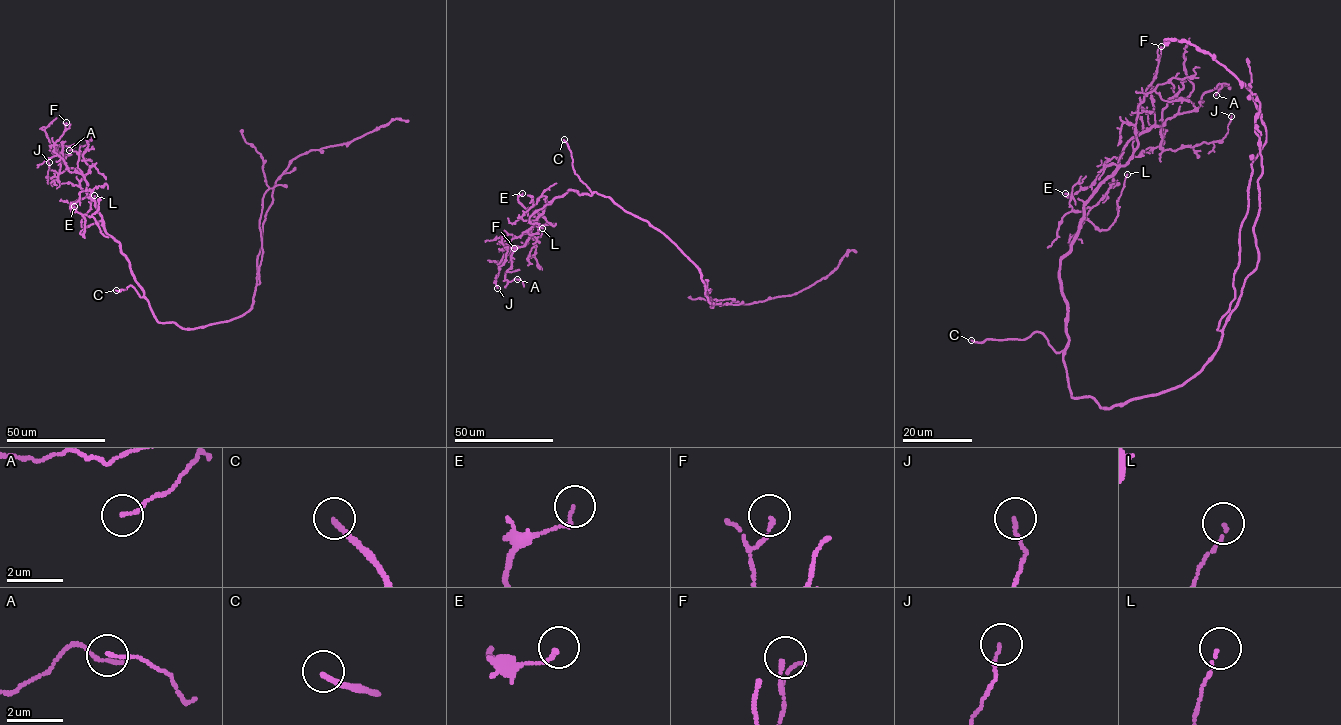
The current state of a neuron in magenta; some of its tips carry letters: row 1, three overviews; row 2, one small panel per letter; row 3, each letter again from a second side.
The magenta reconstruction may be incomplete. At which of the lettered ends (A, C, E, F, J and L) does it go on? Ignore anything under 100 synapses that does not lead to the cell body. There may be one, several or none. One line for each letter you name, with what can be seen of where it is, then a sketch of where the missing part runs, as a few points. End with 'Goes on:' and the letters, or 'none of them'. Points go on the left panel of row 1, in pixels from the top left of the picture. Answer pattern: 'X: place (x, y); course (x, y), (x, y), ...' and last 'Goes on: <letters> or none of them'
C: place (116, 290)
Goes on: C

